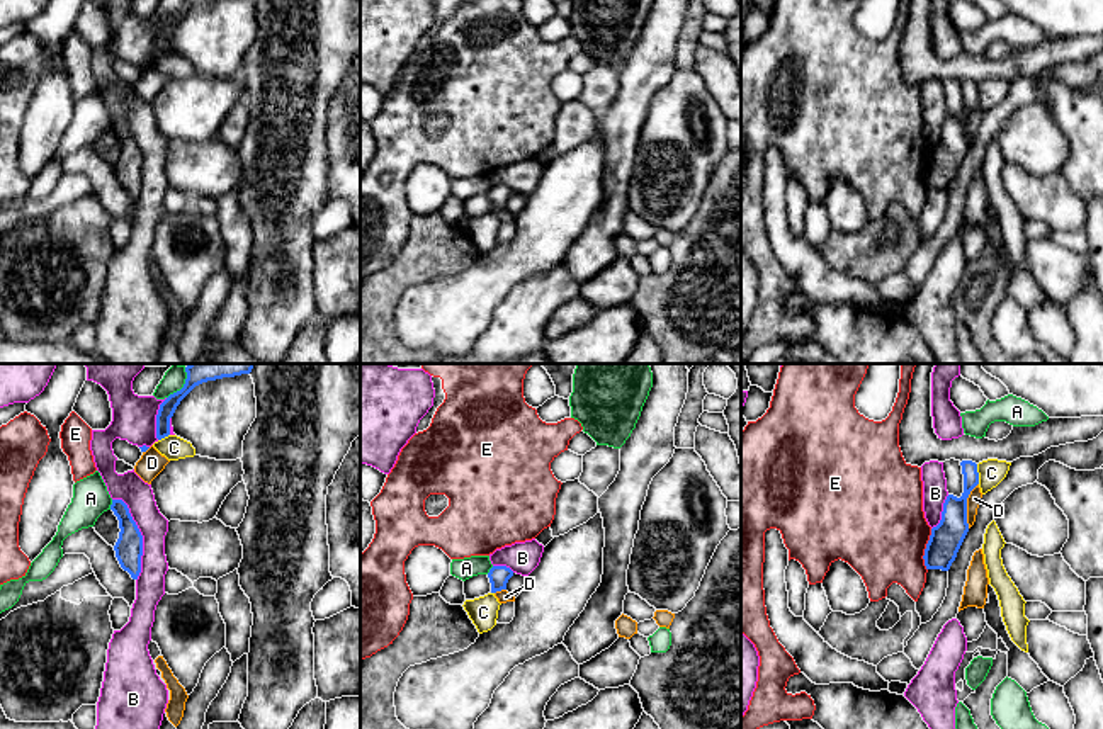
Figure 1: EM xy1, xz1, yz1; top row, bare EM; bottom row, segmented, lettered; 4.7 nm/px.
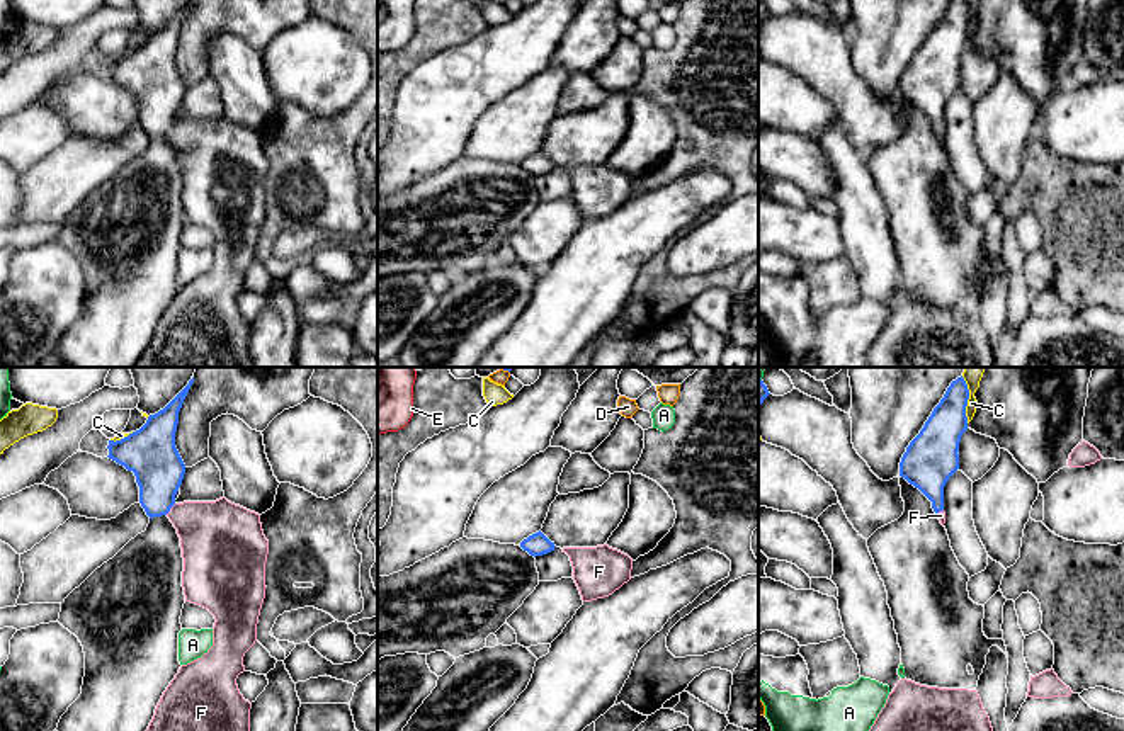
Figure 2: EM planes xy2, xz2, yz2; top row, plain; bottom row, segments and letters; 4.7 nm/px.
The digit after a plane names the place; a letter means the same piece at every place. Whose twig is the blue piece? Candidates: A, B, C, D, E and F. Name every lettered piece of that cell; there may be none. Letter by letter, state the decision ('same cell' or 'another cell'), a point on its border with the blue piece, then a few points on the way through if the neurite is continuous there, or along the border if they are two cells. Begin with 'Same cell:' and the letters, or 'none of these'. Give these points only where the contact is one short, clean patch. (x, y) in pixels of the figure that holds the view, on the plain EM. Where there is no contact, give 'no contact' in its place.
Same cell: F
A: another cell | xy1 (111, 124)
B: another cell | xy1 (141, 155)
C: another cell | yz2 (966, 21)
D: another cell | yz1 (966, 124)
E: another cell | yz1 (925, 169)
F: same cell | xy2 (170, 126) | across xy2 (153, 77), (158, 114), (170, 126), (215, 155)

